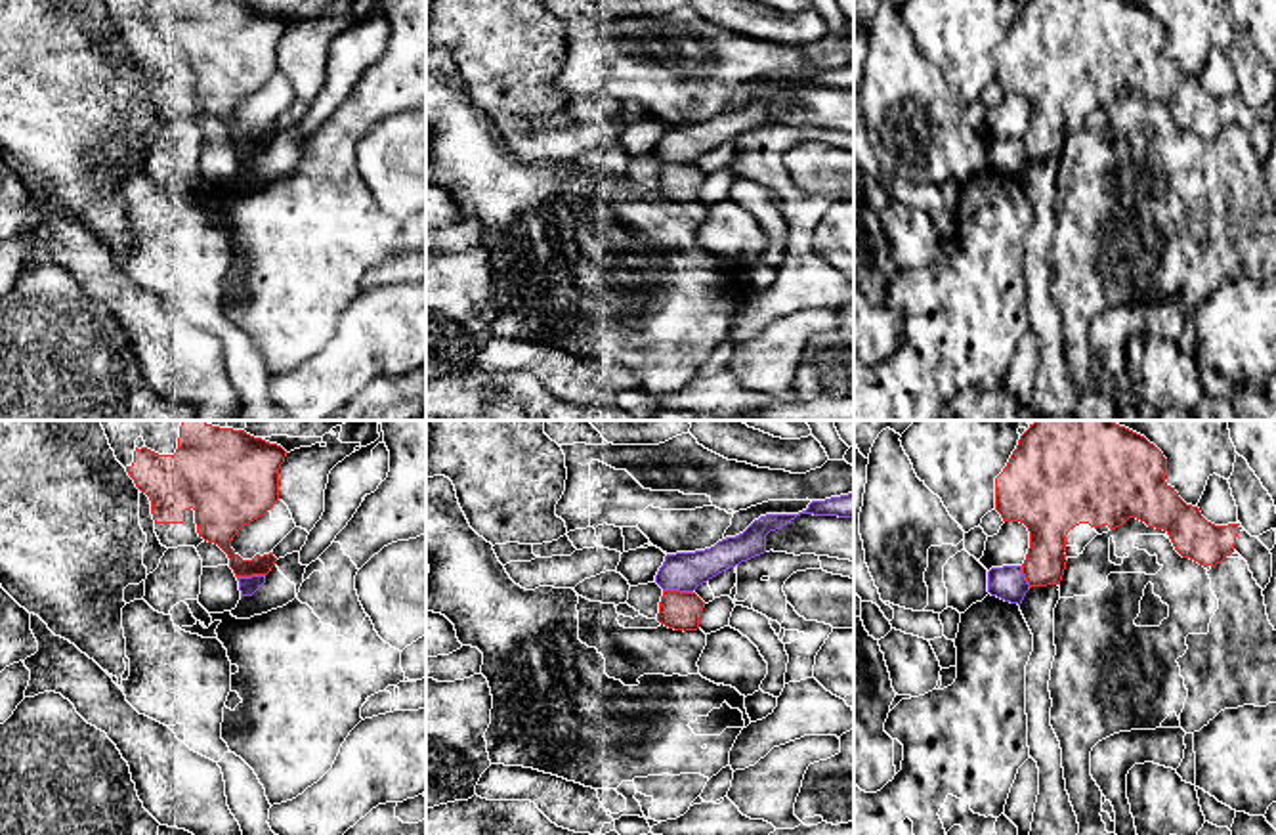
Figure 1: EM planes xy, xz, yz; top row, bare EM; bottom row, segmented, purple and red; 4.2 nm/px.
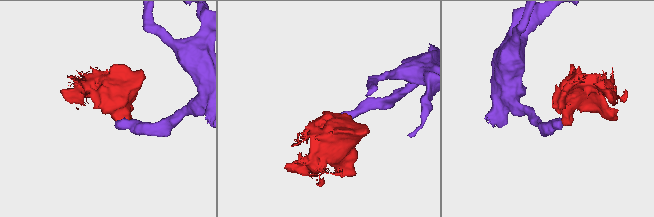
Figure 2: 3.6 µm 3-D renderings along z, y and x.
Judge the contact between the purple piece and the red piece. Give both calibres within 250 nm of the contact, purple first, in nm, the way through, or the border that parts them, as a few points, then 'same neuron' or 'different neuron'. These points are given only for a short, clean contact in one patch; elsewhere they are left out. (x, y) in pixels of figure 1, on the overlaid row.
170/160 nm | along xz (663, 589), (692, 593) | different neuron

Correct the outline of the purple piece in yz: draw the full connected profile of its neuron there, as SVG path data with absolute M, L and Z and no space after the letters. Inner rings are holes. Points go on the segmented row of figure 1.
M1022 566L991 567L988 571L988 592L1010 604L1022 604L1030 585L1022 573Z

